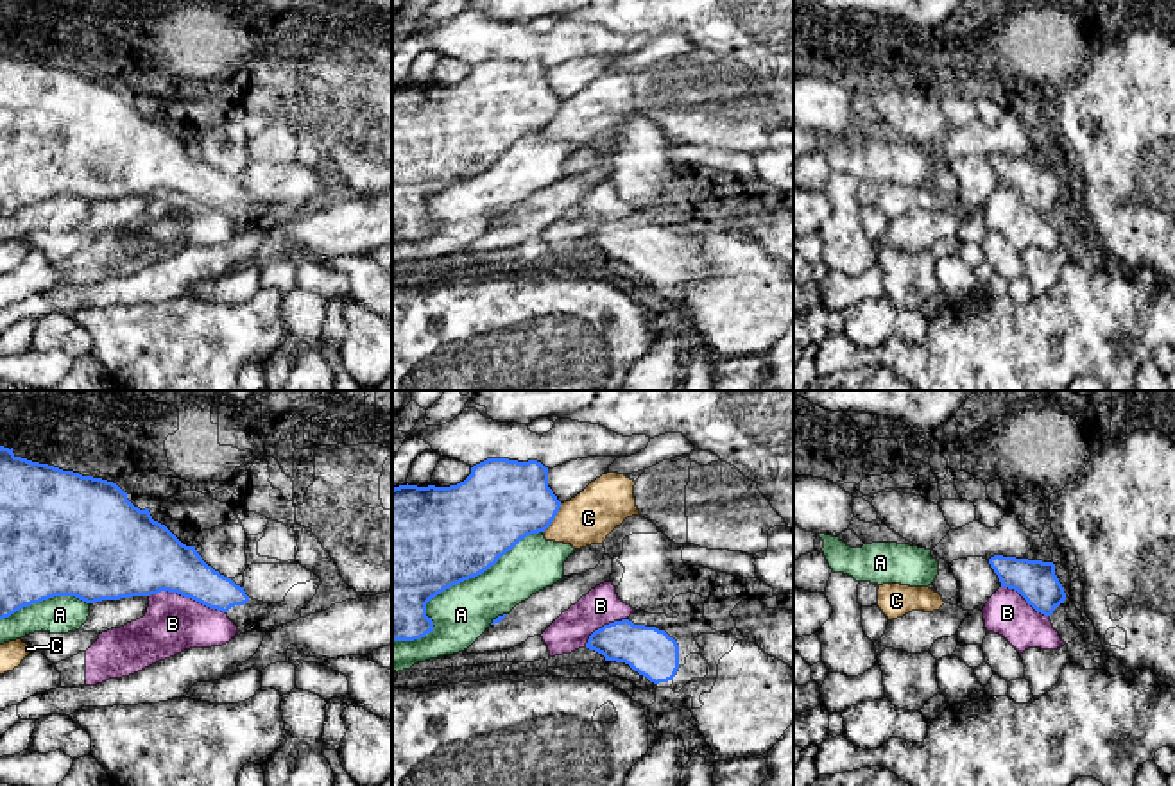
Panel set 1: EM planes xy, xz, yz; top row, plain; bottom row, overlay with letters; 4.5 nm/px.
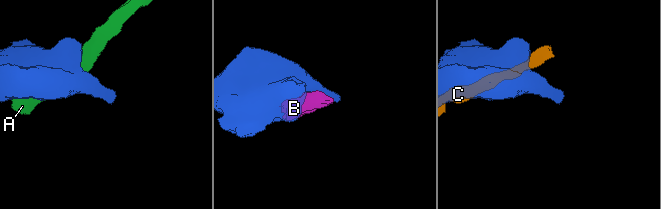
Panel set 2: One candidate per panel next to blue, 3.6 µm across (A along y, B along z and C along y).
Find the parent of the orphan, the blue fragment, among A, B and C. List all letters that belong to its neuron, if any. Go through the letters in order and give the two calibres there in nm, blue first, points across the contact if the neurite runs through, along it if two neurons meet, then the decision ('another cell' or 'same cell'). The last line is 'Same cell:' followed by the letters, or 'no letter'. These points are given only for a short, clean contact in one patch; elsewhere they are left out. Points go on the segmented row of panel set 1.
A: calibres 500 and 260 nm; another cell
B: calibres 320 and 260 nm; border xy (149, 595), (176, 591), (224, 613); another cell
C: calibres 380 and 240 nm; another cell
Same cell: no letter

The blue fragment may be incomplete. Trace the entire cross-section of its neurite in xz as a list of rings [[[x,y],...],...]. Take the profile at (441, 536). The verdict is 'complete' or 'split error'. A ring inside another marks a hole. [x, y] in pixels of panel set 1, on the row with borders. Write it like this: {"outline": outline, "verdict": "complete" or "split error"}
{"outline": [[[487,458],[471,474],[450,487],[399,485],[392,489],[392,643],[414,641],[433,632],[426,603],[442,591],[475,578],[498,562],[521,539],[545,532],[555,519],[561,501],[548,487],[548,467],[537,460],[518,462]]], "verdict": "complete"}

